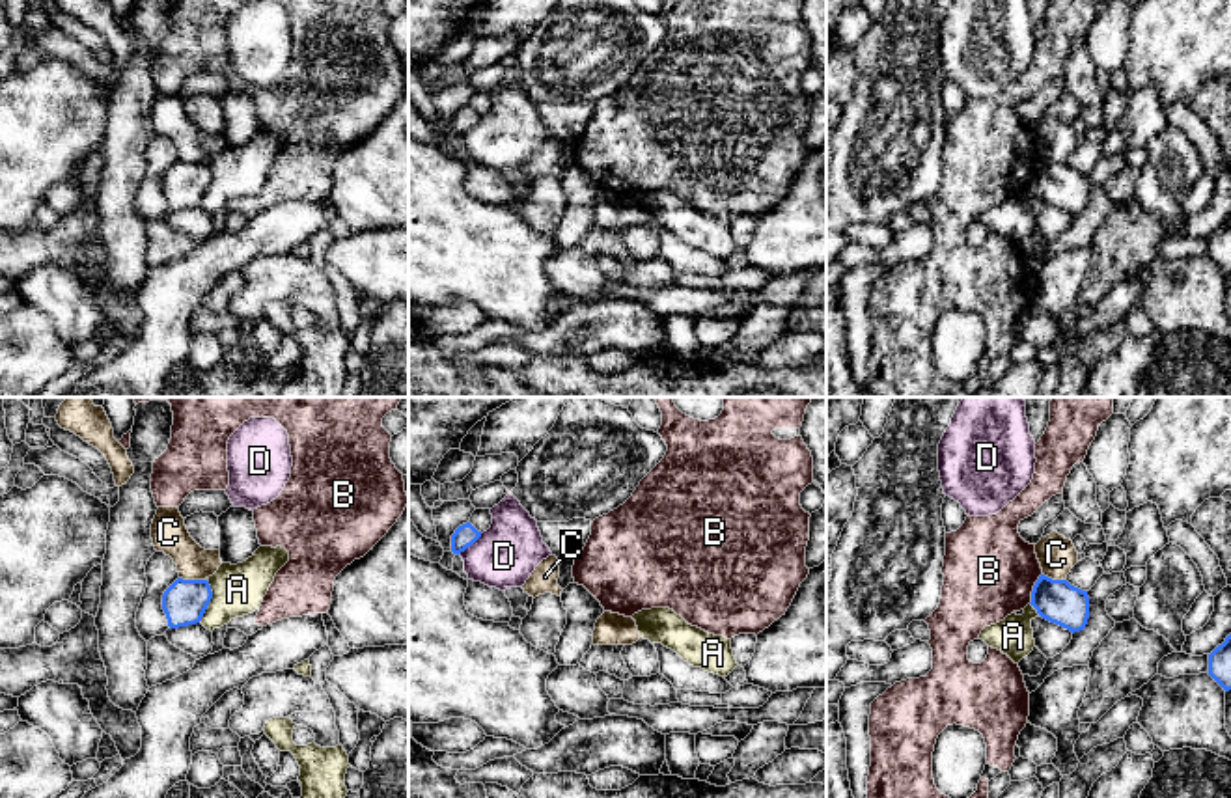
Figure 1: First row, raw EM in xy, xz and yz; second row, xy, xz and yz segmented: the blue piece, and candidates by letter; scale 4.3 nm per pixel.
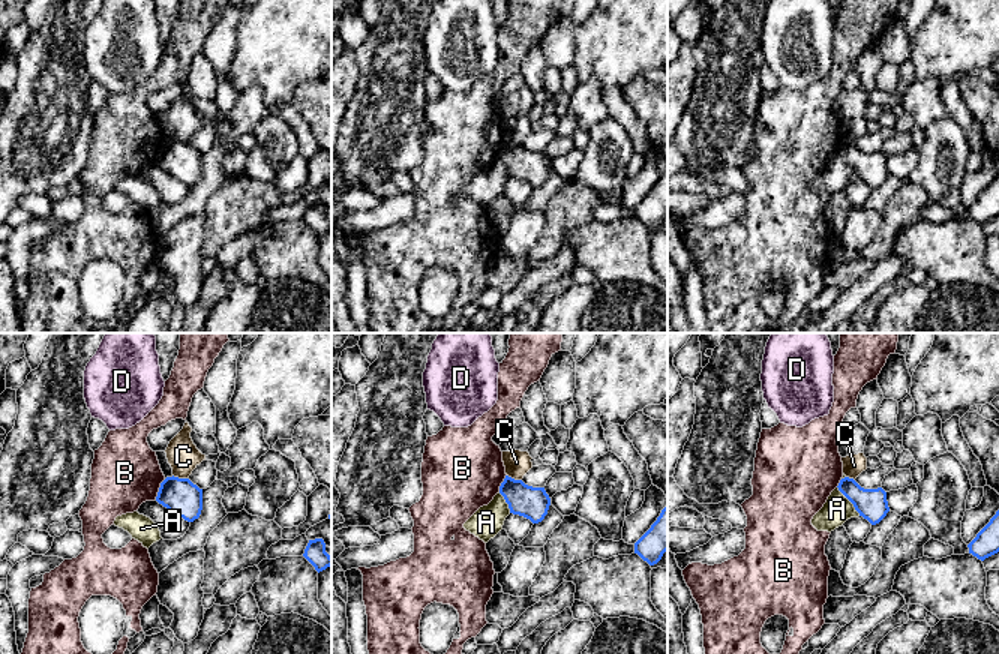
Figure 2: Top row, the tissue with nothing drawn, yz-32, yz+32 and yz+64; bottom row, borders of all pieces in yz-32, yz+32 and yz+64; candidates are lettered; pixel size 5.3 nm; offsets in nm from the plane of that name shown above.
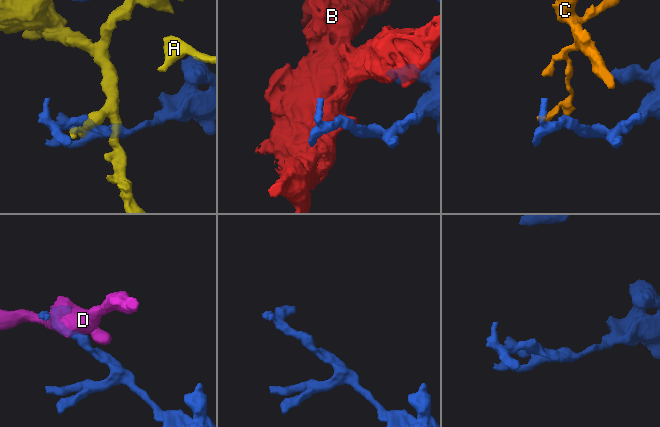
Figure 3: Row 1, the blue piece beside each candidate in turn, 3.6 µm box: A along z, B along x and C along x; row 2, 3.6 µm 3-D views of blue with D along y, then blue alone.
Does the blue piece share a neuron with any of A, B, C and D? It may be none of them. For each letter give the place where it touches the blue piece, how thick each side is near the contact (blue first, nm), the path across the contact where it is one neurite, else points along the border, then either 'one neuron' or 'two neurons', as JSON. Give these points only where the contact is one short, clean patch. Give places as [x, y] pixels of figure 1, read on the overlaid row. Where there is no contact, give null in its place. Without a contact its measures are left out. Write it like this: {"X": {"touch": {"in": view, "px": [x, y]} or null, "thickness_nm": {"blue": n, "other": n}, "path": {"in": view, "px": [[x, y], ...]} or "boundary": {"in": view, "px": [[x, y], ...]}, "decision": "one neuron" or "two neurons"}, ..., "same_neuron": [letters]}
{"A": {"touch": {"in": "xy", "px": [209, 601]}, "thickness_nm": {"blue": 190, "other": 220}, "decision": "two neurons"}, "B": {"touch": {"in": "yz", "px": [1034, 588]}, "thickness_nm": {"blue": 190, "other": 400}, "decision": "two neurons"}, "C": {"touch": {"in": "xy", "px": [193, 580]}, "thickness_nm": {"blue": 190, "other": 160}, "boundary": {"in": "xy", "px": [[179, 577], [204, 580]]}, "decision": "two neurons"}, "D": {"touch": {"in": "xz", "px": [469, 545]}, "thickness_nm": {"blue": 100, "other": 280}, "decision": "two neurons"}, "same_neuron": []}

